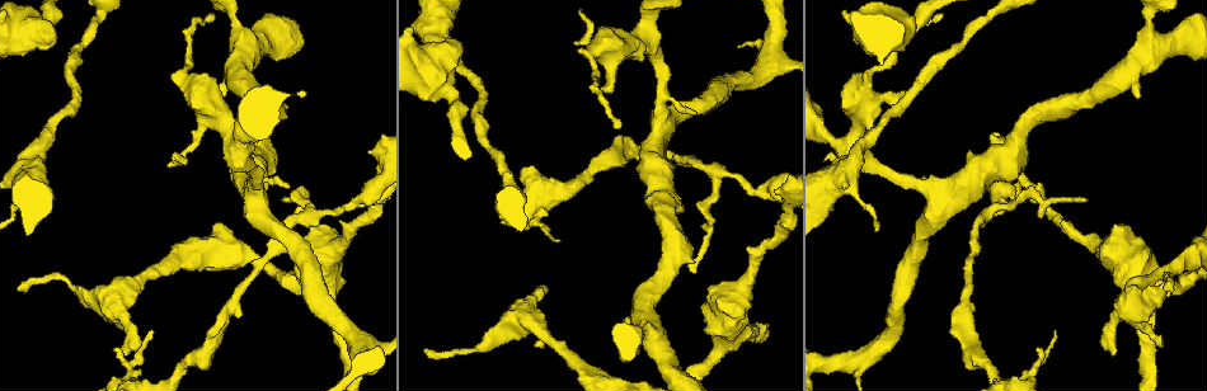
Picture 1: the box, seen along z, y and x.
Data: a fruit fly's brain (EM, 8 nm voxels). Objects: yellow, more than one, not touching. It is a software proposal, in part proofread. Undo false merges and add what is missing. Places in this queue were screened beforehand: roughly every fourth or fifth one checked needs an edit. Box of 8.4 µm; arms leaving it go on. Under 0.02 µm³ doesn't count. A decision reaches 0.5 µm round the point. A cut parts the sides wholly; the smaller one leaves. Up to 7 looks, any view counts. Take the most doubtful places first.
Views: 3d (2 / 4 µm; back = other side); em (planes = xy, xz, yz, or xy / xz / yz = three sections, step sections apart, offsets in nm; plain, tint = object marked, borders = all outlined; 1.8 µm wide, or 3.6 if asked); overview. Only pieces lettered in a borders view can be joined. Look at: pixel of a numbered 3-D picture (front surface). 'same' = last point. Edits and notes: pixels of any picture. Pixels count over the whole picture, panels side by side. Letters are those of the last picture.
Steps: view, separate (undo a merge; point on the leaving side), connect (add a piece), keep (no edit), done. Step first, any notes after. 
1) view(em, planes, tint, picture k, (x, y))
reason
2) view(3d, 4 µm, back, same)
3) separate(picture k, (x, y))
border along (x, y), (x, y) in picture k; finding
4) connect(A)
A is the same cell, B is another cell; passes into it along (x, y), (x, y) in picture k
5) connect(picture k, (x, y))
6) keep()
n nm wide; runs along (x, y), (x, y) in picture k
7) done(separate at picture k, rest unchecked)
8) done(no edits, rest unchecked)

view(em, planes, tint, picture 1, (125, 355))

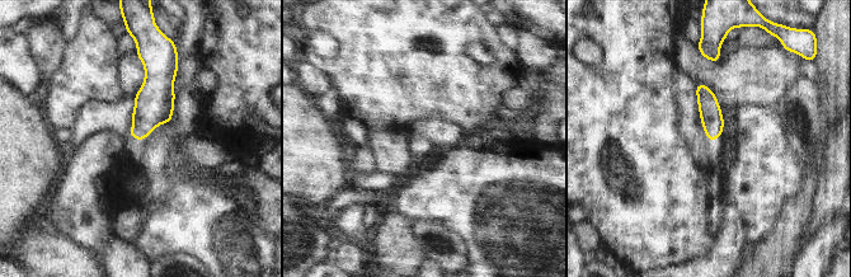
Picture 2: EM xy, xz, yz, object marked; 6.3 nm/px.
view(em, planes, borders, same)
what lies round it

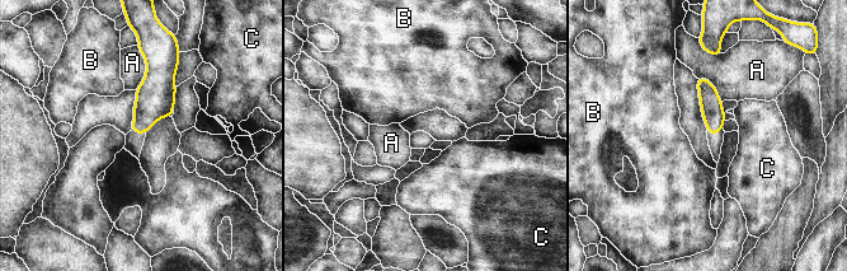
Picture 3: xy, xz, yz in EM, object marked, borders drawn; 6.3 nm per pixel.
keep()
A, B and C are other cells; border along (139, 47), (145, 76), (135, 89) in picture 3; none of them fits

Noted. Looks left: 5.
view(em, planes, borders, picture 1, (604, 92))
free end

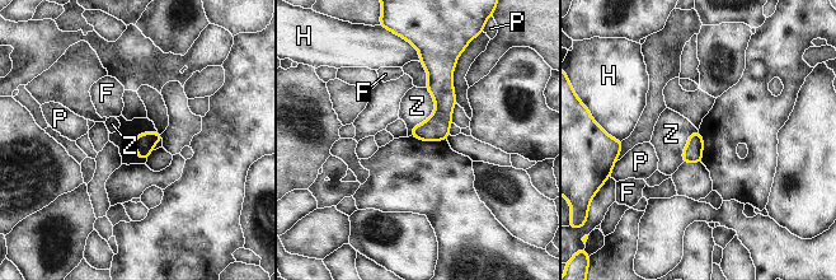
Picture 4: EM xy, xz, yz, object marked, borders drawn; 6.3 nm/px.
keep()
F, H, P and Z are other cells; none of them fits

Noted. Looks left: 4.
view(em, planes, borders, picture 1, (761, 195))
calibre changes

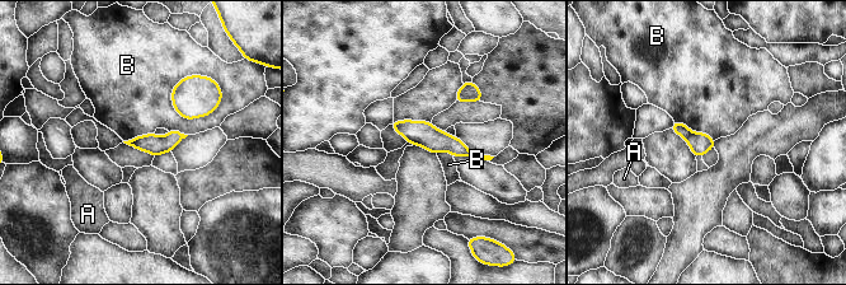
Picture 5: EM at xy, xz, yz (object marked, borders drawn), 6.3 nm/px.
separate(picture 5, (699, 143))
A and B are other cells; the part that leaves runs along (395, 125), (452, 144), (468, 153) in picture 5; two neurons meet here

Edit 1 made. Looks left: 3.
done(separate at picture 5, rest unchecked)

